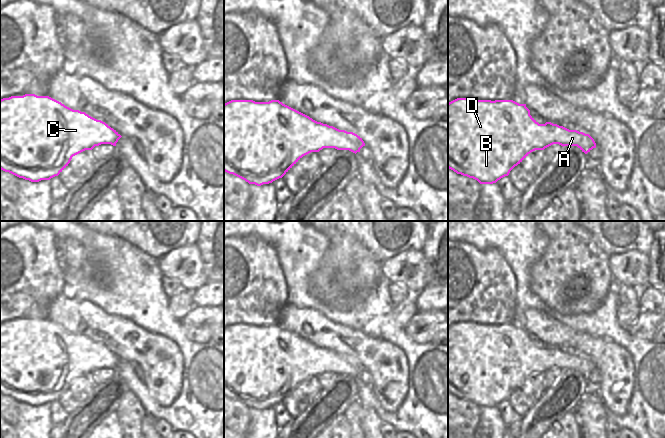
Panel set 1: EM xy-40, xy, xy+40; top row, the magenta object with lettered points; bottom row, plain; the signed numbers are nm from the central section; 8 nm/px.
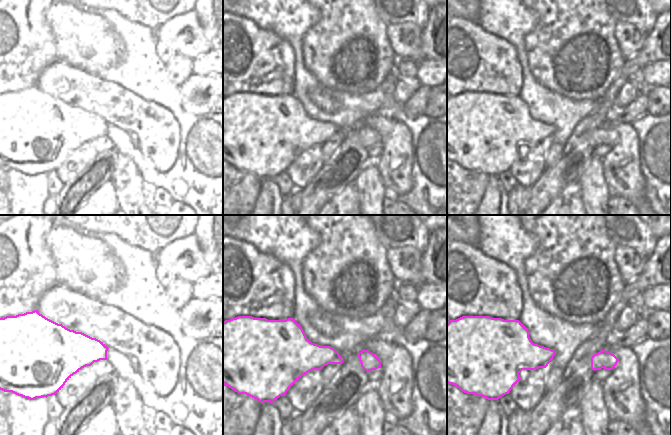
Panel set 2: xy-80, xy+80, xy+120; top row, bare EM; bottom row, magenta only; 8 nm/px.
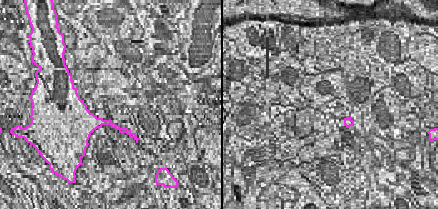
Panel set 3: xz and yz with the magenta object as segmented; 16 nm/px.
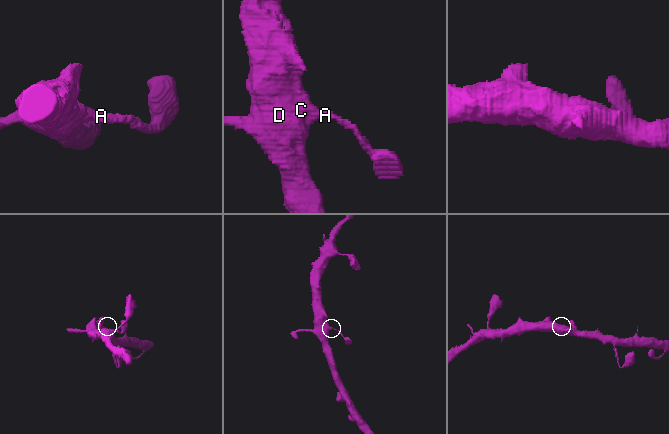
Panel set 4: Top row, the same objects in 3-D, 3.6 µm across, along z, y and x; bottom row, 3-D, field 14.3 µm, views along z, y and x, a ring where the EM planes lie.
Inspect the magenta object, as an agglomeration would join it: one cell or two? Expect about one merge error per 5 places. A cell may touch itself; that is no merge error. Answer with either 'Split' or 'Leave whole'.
Leave whole.

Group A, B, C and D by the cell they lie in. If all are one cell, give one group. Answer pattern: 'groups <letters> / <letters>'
groups A B C D

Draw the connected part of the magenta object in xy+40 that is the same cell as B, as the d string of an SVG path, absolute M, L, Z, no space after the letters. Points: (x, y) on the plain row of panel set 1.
M457 322L448 327L448 392L480 408L493 408L508 400L510 395L520 388L531 376L559 368L561 370L577 370L587 378L596 372L594 363L577 354L569 354L563 350L546 346L539 348L531 339L526 328L513 324L477 324L475 322Z

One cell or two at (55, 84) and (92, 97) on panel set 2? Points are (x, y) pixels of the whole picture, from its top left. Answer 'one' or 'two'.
one

